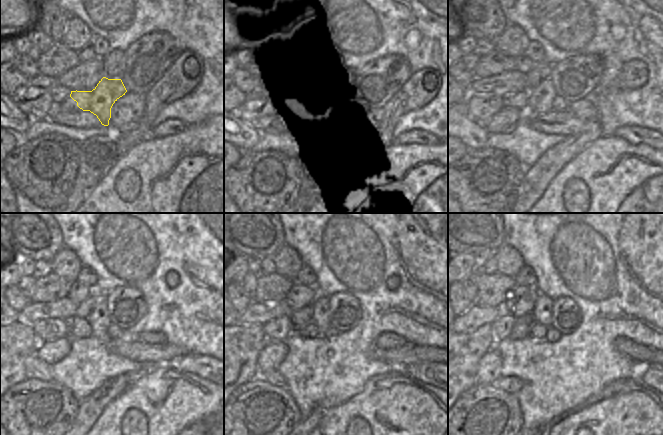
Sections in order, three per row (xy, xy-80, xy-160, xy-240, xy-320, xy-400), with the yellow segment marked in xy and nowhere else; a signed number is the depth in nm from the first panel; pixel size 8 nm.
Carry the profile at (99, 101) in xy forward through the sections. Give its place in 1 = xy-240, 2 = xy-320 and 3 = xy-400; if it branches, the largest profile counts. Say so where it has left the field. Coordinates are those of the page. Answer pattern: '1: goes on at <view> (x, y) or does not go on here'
1: goes on at xy-240 (53, 350)
2: goes on at xy-320 (272, 355)
3: goes on at xy-400 (489, 366)

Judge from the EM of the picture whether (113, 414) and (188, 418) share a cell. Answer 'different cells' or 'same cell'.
same cell

